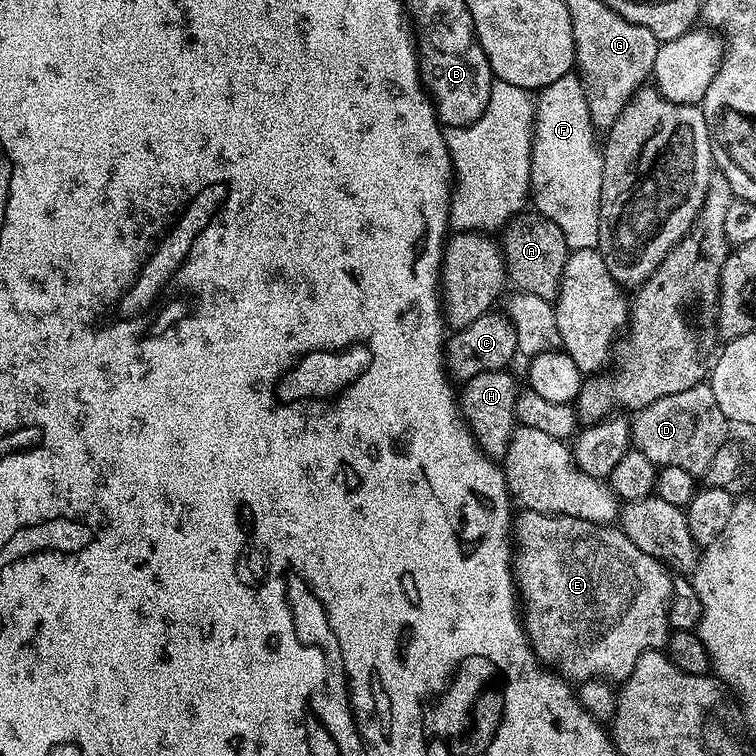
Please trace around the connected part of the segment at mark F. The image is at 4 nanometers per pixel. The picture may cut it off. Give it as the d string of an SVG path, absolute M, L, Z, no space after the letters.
M569 74L558 78L558 82L550 82L550 86L539 89L538 95L535 97L536 102L536 126L532 129L532 161L530 162L530 182L532 187L530 189L530 200L534 205L535 211L539 212L540 215L550 218L550 222L554 222L554 226L558 226L558 230L562 230L562 234L566 238L569 249L575 250L577 248L596 248L598 245L598 222L600 221L600 199L602 198L602 170L604 169L604 153L598 147L598 140L596 144L596 136L598 136L597 129L592 127L592 119L590 118L590 110L586 106L586 94L584 93L584 87L580 81L579 75Z

